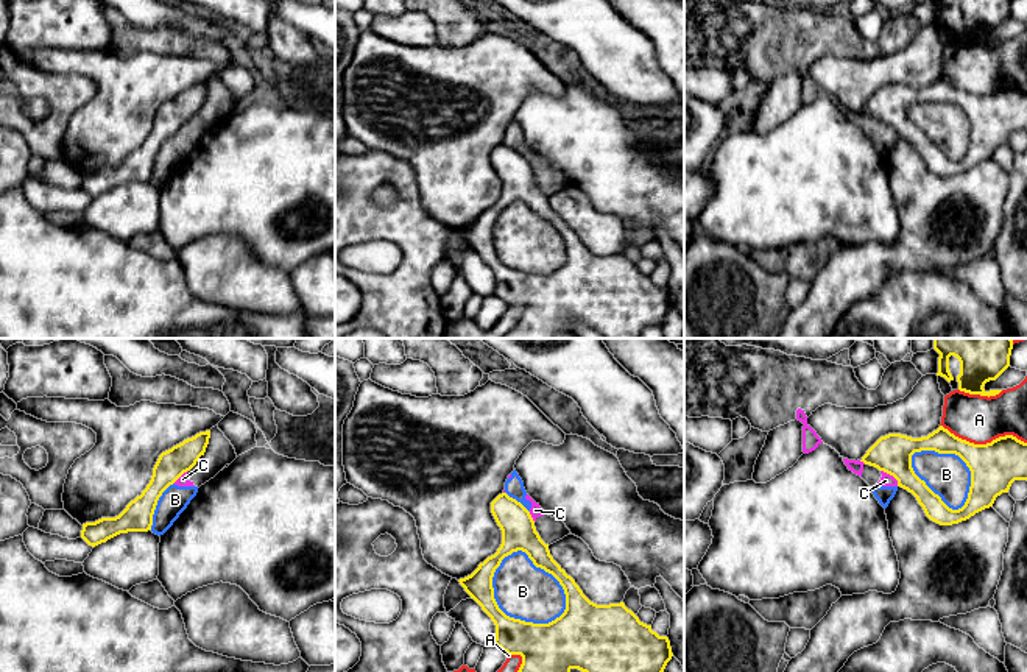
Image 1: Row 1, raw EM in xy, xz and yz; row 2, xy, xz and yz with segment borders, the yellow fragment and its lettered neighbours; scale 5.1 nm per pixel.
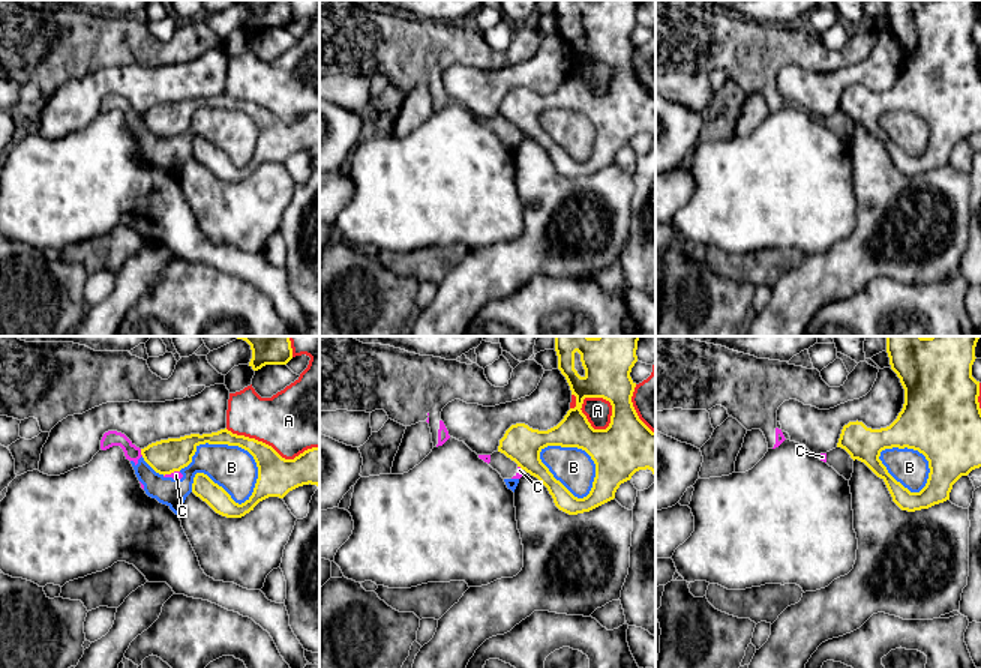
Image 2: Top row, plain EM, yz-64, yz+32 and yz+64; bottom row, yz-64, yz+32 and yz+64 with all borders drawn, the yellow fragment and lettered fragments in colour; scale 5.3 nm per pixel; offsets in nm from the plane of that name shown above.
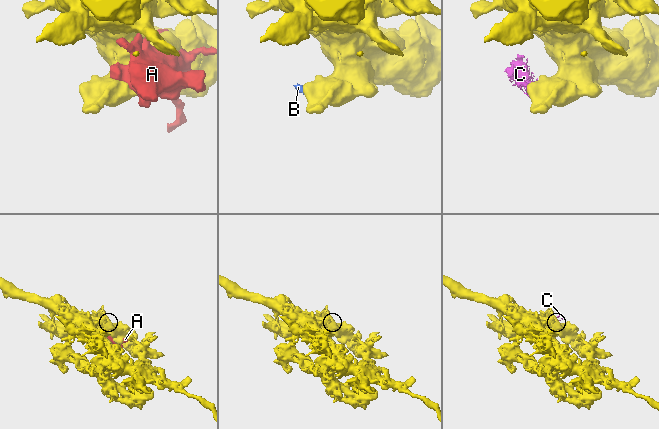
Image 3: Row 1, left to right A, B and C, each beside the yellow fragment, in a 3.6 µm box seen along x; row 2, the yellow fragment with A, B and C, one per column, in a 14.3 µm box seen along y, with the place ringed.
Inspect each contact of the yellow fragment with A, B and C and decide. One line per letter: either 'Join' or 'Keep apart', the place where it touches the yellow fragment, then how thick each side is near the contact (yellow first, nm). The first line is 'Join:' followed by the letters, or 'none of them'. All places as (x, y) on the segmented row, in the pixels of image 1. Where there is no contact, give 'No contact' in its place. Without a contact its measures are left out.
Join: none of them
A: Keep apart. Touches yellow at yz (984, 445). Thickness 240 nm (yellow) against 240 nm
B: Keep apart. Touches yellow at xz (544, 569). Thickness 180 nm (yellow) against 280 nm
C: Keep apart. Touches yellow at yz (892, 474). Thickness 200 nm (yellow) against 60 nm

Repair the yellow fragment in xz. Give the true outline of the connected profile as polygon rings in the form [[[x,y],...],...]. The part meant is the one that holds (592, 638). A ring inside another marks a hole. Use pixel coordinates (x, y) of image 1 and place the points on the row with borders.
[[[502,493],[491,502],[491,513],[502,530],[502,544],[458,582],[494,622],[494,644],[506,655],[522,656],[517,672],[664,672],[673,656],[667,636],[641,622],[623,602],[591,602],[553,560],[521,502]],[[517,550],[552,574],[564,589],[566,610],[549,624],[510,617],[494,599],[494,572],[505,557]]]

